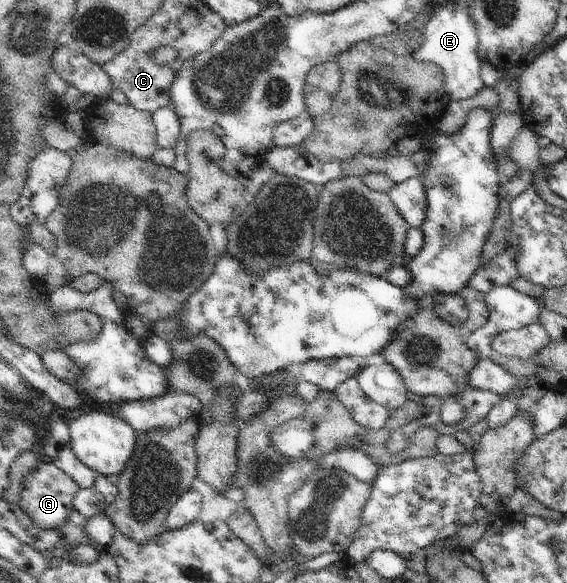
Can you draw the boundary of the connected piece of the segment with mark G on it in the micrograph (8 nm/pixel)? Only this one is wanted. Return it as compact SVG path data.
M41 463L24 479L18 504L33 520L33 524L45 529L60 528L66 522L69 512L74 509L71 502L79 488L77 482L54 463Z

